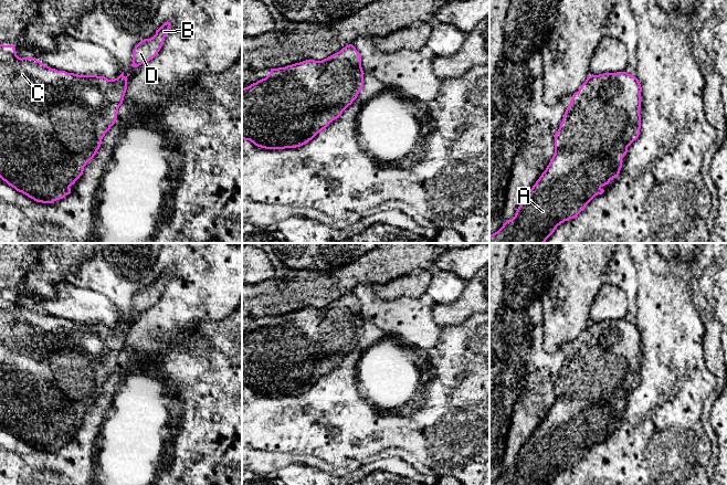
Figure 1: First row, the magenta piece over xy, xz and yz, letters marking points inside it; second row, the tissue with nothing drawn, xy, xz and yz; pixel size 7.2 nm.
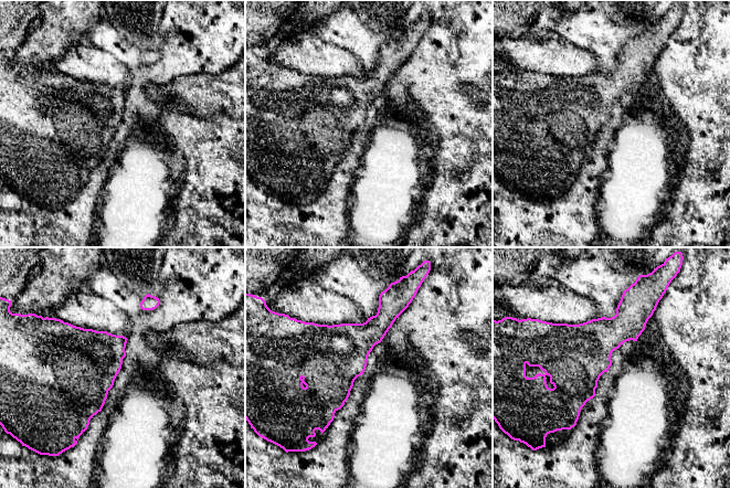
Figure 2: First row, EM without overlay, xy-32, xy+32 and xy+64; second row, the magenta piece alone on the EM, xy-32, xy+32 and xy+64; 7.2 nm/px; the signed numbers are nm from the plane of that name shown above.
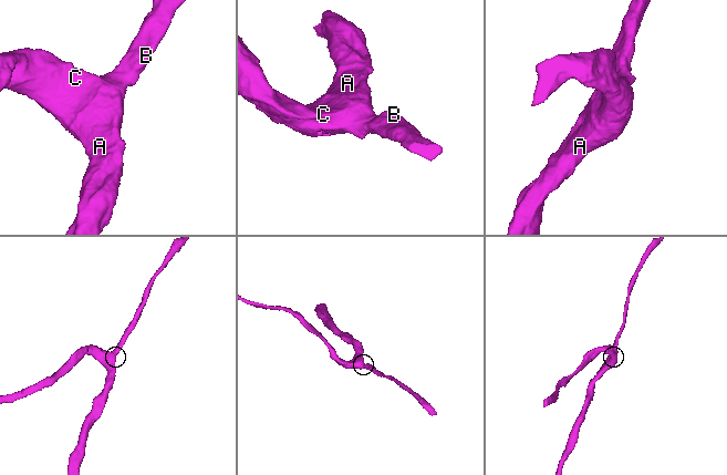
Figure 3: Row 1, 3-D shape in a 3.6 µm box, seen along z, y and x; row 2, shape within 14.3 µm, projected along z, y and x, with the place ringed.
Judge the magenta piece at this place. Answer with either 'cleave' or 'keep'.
keep

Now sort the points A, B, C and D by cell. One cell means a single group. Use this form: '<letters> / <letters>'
A B C D

